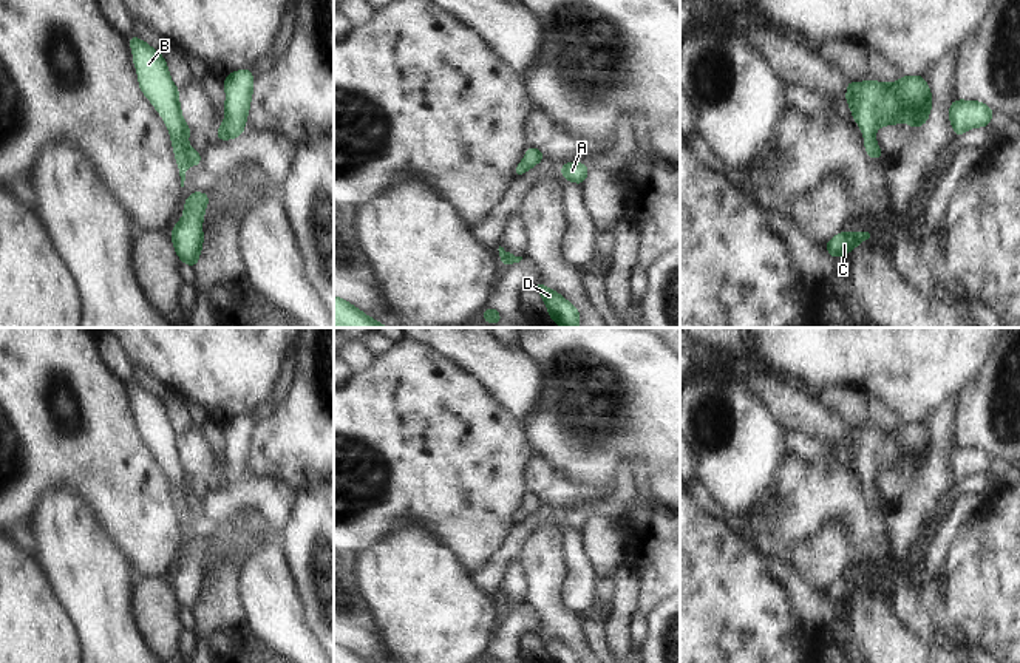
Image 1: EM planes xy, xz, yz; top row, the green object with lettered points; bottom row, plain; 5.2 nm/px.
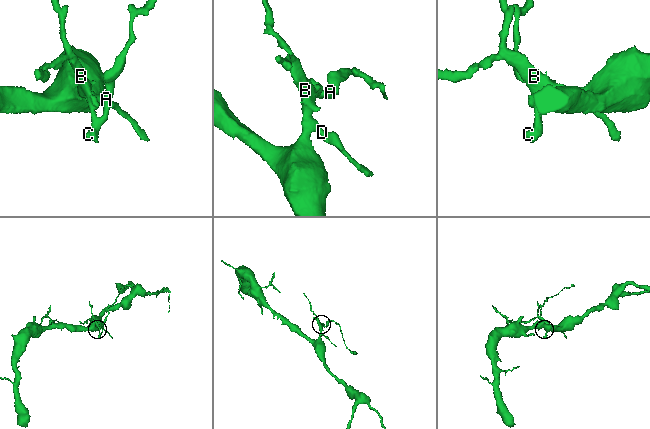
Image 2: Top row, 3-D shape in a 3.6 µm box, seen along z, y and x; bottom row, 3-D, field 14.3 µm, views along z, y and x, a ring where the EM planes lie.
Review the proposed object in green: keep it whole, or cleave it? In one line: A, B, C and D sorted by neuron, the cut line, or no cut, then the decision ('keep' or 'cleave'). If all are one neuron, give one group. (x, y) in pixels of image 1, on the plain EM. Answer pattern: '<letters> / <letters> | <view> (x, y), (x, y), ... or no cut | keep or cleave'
A B C D | no cut | keep

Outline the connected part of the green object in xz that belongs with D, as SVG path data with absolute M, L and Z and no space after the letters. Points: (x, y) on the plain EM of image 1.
M541 626L532 631L535 634L550 660L550 663L580 663L580 658L575 652L572 652L563 641L556 640L553 635L547 635L541 631Z

